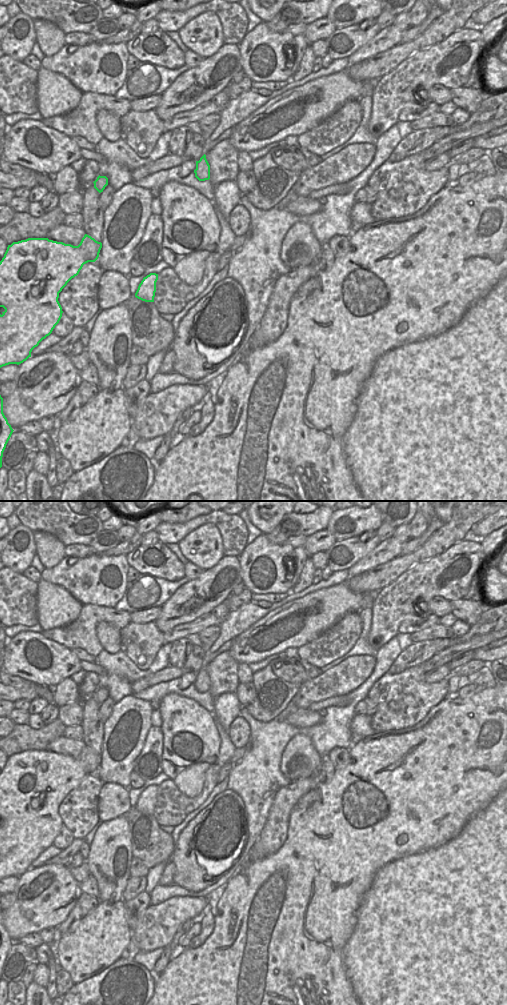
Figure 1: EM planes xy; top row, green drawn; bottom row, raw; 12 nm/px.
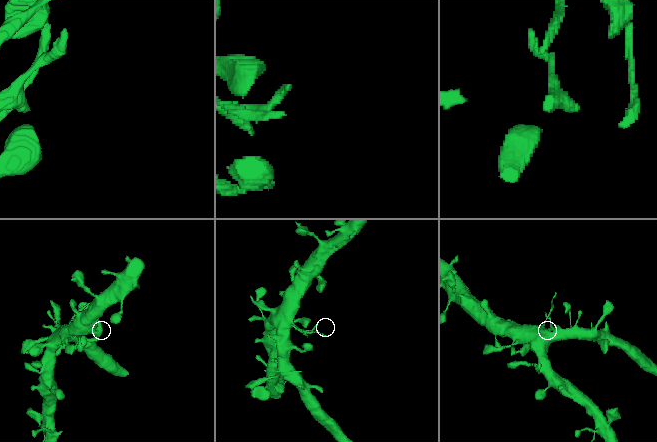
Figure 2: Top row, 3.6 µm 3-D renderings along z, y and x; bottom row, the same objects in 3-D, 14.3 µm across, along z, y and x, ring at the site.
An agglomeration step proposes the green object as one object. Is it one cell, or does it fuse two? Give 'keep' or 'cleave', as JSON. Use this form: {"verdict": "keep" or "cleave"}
{"verdict": "cleave"}

